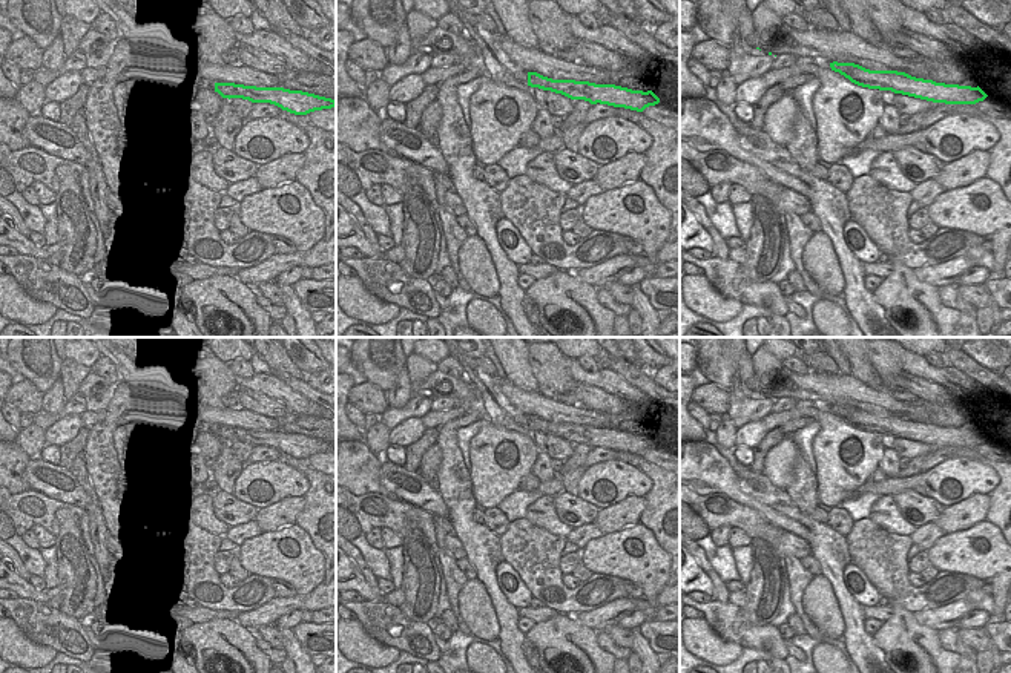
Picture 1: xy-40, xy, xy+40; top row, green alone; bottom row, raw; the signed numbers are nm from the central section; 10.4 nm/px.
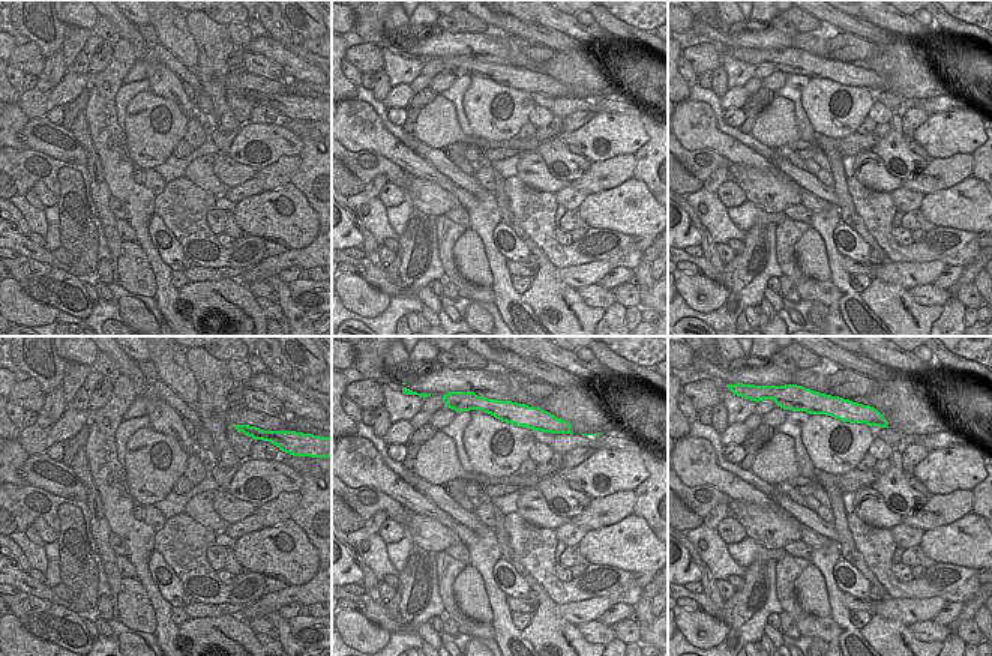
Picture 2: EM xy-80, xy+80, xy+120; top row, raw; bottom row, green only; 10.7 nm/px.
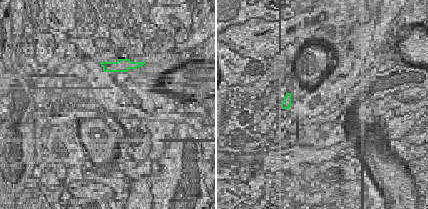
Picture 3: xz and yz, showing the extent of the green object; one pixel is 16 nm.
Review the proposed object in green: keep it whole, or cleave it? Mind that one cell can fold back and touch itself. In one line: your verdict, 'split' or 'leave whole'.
leave whole

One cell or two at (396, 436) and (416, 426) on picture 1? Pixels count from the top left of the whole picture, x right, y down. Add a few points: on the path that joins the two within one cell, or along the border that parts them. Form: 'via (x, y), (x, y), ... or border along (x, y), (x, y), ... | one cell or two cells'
via (401, 436), (411, 430) | one cell

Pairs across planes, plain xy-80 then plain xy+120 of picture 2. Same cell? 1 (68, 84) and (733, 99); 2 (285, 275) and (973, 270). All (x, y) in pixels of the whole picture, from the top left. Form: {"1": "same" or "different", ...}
{"1": "same", "2": "different"}

